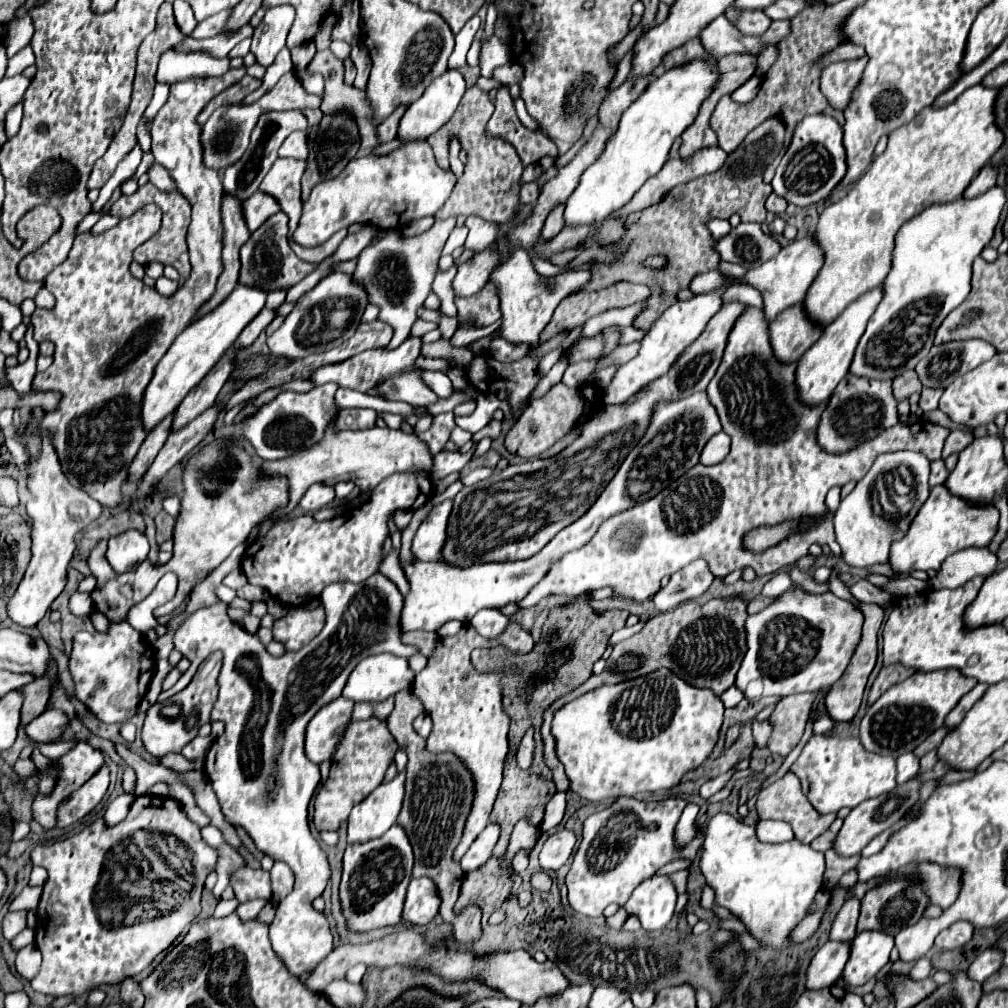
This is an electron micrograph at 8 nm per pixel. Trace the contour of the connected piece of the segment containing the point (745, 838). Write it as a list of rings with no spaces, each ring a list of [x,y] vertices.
[[[725,812],[713,816],[709,822],[699,865],[706,883],[715,890],[715,904],[727,908],[733,916],[737,916],[745,924],[747,932],[763,944],[763,948],[771,948],[775,952],[791,944],[789,936],[793,928],[809,914],[815,894],[823,888],[825,872],[825,858],[821,852],[815,852],[807,844],[799,844],[799,840],[765,844],[757,838],[753,826],[747,826]]]

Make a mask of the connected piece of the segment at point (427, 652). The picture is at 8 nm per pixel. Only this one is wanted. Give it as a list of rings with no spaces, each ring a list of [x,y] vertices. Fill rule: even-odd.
[[[425,630],[403,634],[403,644],[413,644],[423,656],[431,656],[437,640],[439,640],[439,636],[435,632],[425,632]]]

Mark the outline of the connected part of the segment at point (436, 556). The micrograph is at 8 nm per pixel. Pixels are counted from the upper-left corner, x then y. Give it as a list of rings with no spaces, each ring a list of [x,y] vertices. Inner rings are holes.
[[[445,500],[443,504],[435,506],[429,516],[421,522],[415,538],[413,538],[413,556],[419,560],[429,562],[441,562],[443,560],[443,546],[447,540],[447,520],[451,514],[451,500]]]

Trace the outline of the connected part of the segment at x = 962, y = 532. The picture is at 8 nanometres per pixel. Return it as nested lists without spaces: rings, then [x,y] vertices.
[[[935,486],[911,522],[907,536],[891,546],[891,566],[895,572],[909,574],[913,570],[939,570],[949,554],[955,554],[971,546],[989,546],[997,534],[999,514],[993,504],[971,504],[947,490],[947,486]]]

